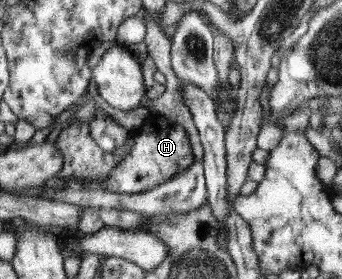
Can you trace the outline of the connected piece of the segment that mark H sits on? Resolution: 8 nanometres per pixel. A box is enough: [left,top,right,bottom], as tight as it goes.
[104,114,195,194]

